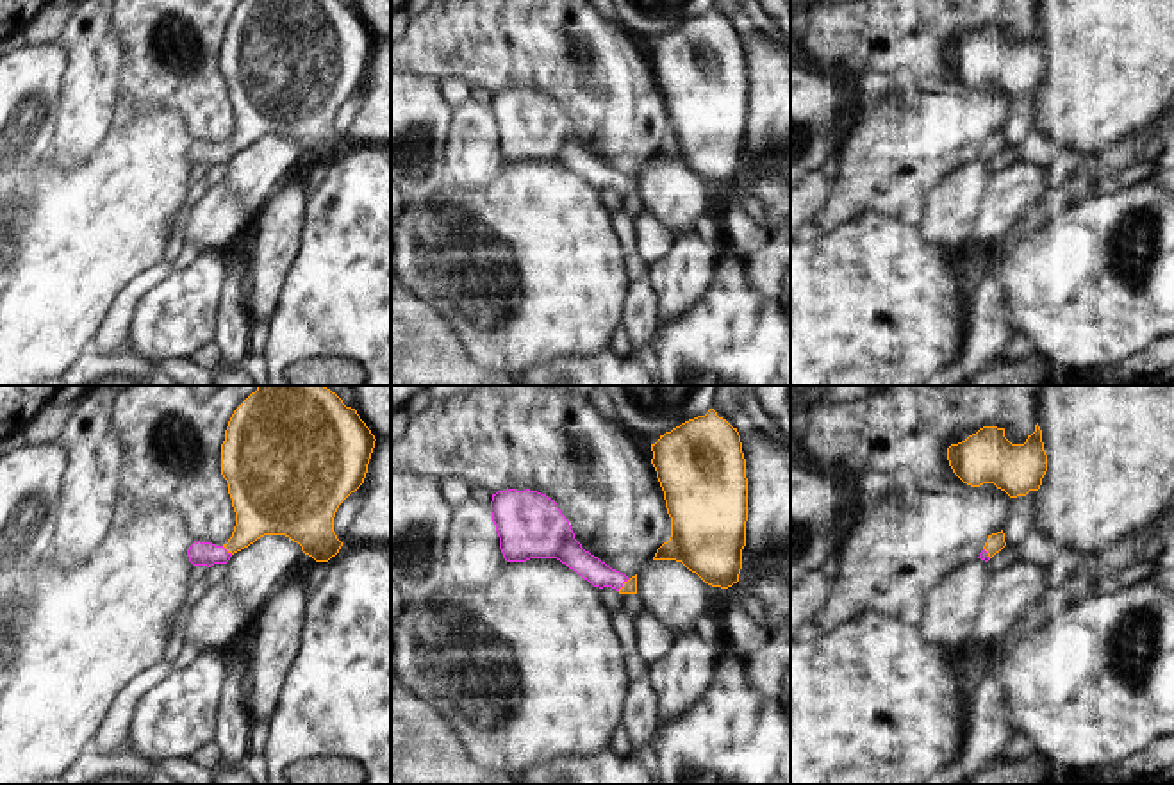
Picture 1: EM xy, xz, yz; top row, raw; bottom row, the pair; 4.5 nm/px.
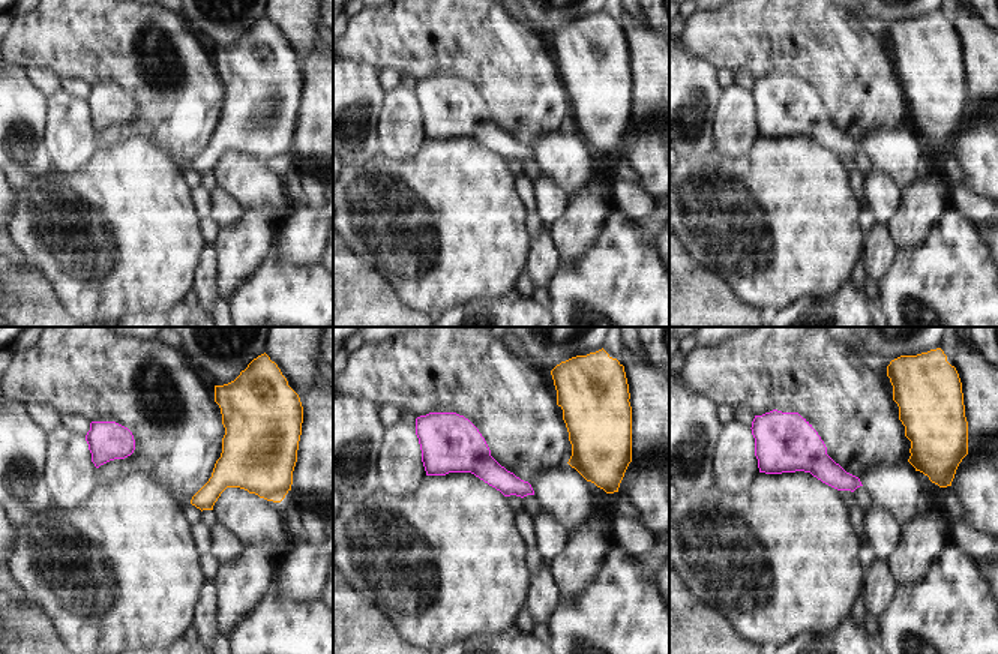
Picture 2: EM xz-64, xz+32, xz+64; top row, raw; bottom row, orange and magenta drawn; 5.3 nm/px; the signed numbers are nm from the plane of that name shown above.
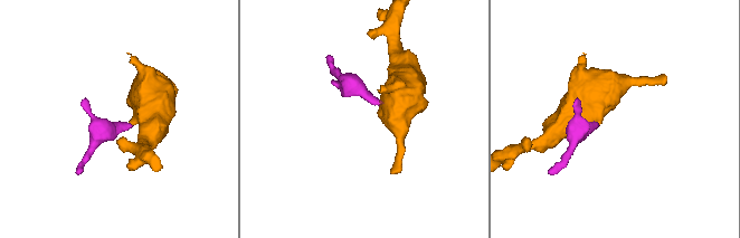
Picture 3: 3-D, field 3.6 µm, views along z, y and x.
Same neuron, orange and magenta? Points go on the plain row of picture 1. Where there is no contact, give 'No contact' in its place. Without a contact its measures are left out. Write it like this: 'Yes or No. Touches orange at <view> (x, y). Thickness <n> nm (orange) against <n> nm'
Yes. Touches orange at xz (623, 184). Thickness 60 nm (orange) against 110 nm.

